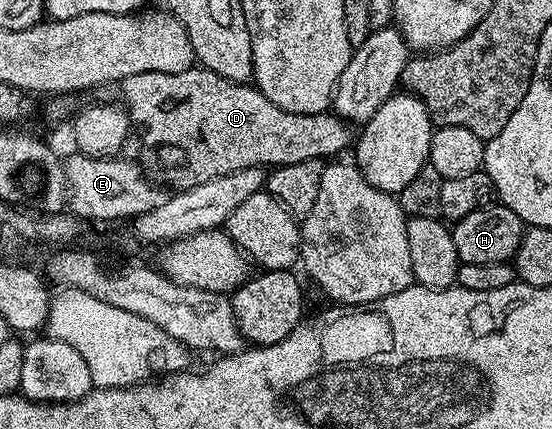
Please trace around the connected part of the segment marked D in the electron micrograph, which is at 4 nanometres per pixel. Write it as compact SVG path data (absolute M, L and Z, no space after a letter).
M194 67L187 71L179 71L178 73L144 73L143 75L131 75L127 79L119 82L121 89L121 101L126 113L129 115L129 124L141 136L141 157L139 156L139 164L146 174L154 182L170 185L170 190L180 191L182 189L190 189L191 187L199 187L199 183L207 183L211 179L215 179L219 175L227 175L234 173L240 169L247 167L276 167L278 165L290 165L291 163L303 163L304 161L320 161L322 159L333 159L336 153L341 153L345 149L345 129L346 122L332 112L323 113L288 113L279 107L275 107L275 103L271 103L271 99L267 99L261 94L260 89L252 84L236 85L234 81L223 79L223 75L215 75L215 71L204 67Z

